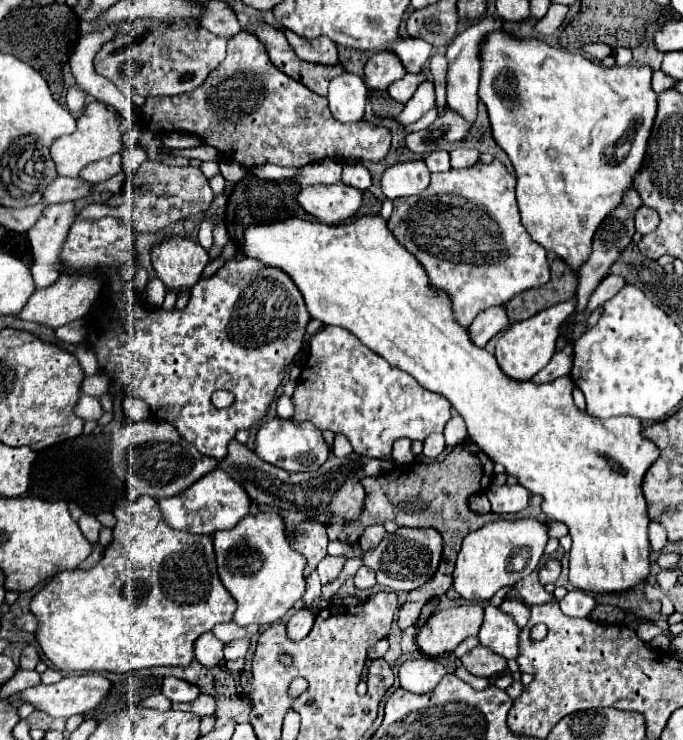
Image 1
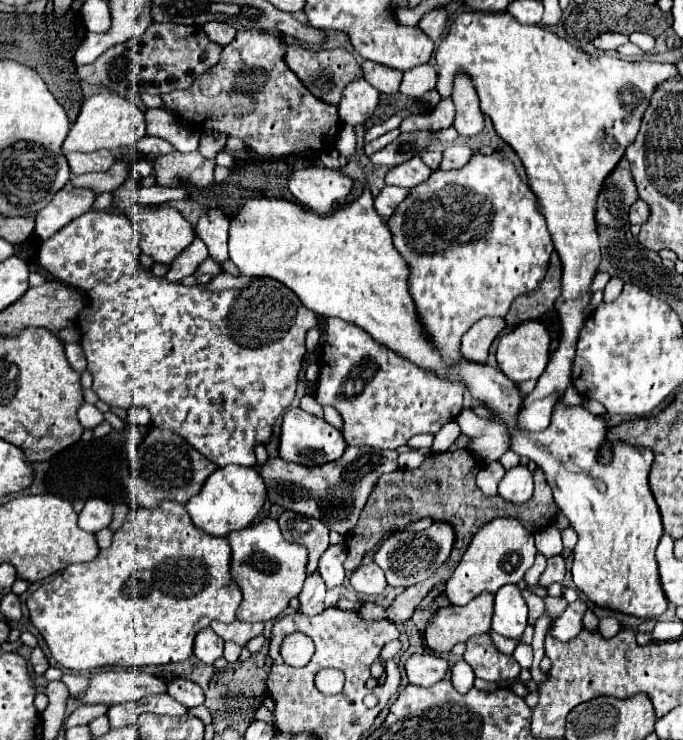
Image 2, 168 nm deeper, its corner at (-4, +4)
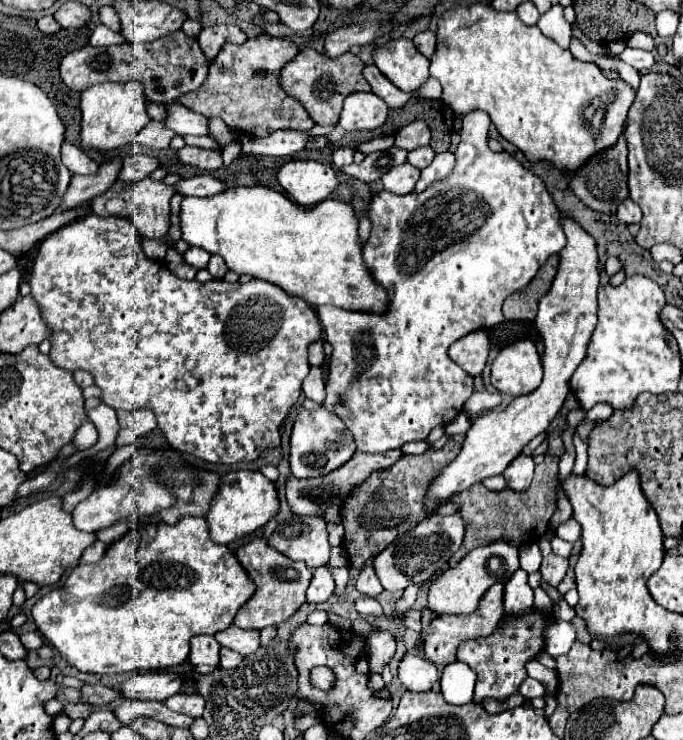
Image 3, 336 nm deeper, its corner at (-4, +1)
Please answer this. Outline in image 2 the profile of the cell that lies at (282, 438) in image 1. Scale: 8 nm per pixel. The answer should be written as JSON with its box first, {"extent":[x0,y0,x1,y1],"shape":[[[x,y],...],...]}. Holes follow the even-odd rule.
{"extent":[279,408,347,466],"shape":[[[291,408],[283,416],[281,426],[281,446],[279,456],[285,462],[295,462],[303,466],[321,466],[333,460],[339,460],[347,448],[347,442],[339,430],[335,430],[331,424],[327,424],[323,418],[317,418],[313,414],[307,414],[301,408]]]}

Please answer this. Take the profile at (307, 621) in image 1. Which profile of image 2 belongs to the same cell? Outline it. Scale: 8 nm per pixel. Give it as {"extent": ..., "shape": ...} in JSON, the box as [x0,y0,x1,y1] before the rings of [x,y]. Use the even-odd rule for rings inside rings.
{"extent":[299,572,327,616],"shape":[[[313,572],[311,576],[307,576],[305,586],[303,586],[301,594],[299,594],[301,612],[307,614],[307,616],[315,616],[315,614],[323,612],[325,610],[325,606],[323,606],[325,592],[327,592],[327,586],[325,586],[319,572]]]}

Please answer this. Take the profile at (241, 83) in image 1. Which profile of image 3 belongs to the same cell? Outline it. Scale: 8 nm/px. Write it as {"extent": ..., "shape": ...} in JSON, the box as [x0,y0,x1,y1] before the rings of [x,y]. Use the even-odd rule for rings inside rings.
{"extent":[179,33,315,137],"shape":[[[267,33],[249,37],[243,45],[227,43],[211,61],[205,83],[197,91],[179,97],[179,103],[205,117],[223,119],[231,131],[241,135],[267,137],[277,129],[309,131],[315,127],[315,121],[295,97],[283,91],[279,83],[283,65],[291,61],[297,51],[295,43]]]}

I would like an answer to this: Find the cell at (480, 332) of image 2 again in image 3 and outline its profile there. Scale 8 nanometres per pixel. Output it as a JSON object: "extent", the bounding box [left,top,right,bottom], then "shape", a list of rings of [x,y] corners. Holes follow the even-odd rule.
{"extent":[449,329,491,375],"shape":[[[485,329],[473,331],[449,347],[449,357],[469,375],[481,375],[491,349],[491,337]]]}

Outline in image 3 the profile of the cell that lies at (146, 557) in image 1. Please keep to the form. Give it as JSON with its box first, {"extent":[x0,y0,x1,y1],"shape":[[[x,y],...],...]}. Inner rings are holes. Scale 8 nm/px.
{"extent":[31,517,255,673],"shape":[[[181,517],[175,525],[157,523],[137,545],[129,533],[109,545],[105,557],[97,563],[79,563],[67,581],[41,597],[31,615],[39,633],[59,651],[59,655],[83,673],[129,673],[139,669],[167,669],[181,665],[189,657],[189,641],[195,635],[227,629],[239,607],[253,595],[255,585],[237,557],[209,539],[203,517]]]}

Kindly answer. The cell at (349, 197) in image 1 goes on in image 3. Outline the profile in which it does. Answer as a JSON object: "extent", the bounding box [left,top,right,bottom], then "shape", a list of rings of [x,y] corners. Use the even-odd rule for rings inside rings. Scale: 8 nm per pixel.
{"extent":[277,161,339,207],"shape":[[[289,161],[277,173],[279,185],[303,207],[313,207],[327,199],[339,185],[333,167],[319,161]]]}

